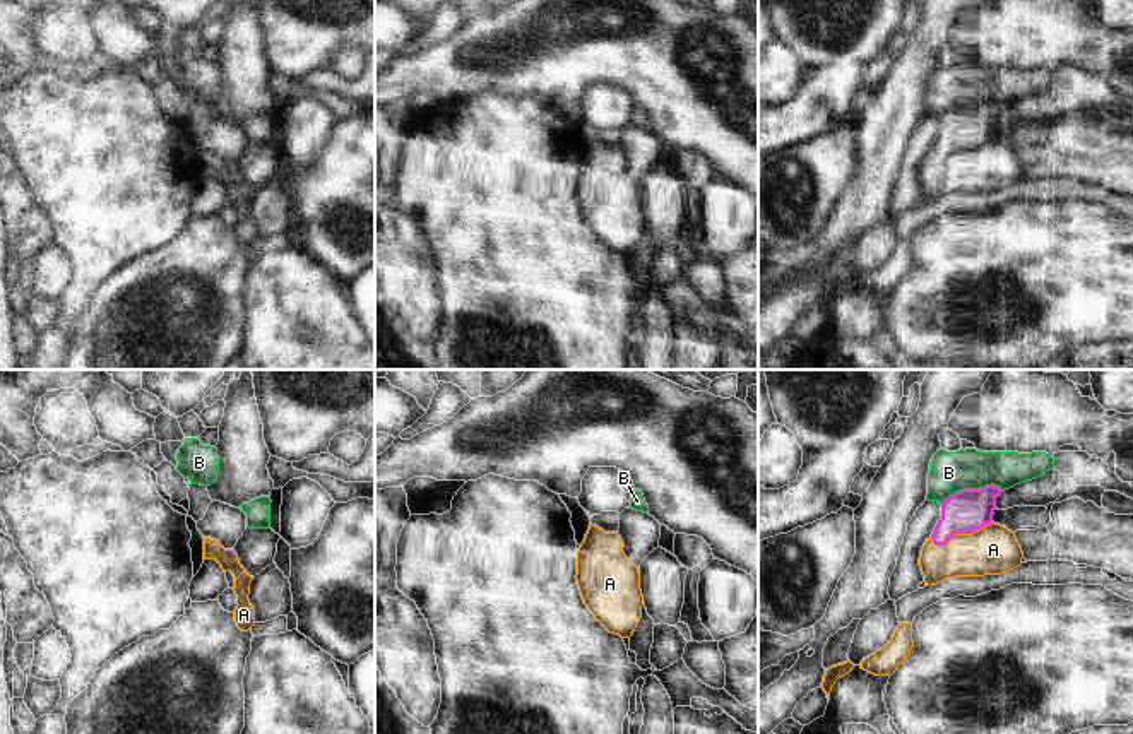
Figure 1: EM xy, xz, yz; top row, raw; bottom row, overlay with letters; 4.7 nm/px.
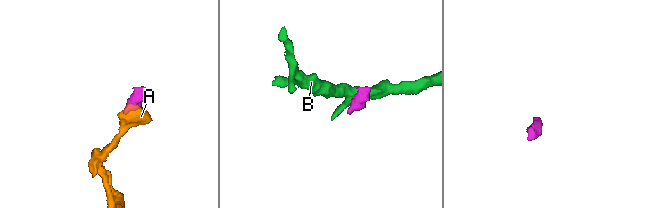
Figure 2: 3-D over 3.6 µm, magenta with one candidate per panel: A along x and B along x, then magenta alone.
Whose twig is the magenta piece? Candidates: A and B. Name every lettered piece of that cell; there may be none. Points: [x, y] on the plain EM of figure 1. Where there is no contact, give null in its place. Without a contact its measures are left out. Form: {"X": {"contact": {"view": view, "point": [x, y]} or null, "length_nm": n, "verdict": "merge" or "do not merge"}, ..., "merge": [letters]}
{"A": {"contact": {"view": "yz", "point": [960, 149]}, "length_nm": 320, "verdict": "merge"}, "B": {"contact": {"view": "yz", "point": [972, 106]}, "length_nm": 300, "verdict": "do not merge"}, "merge": ["A"]}

